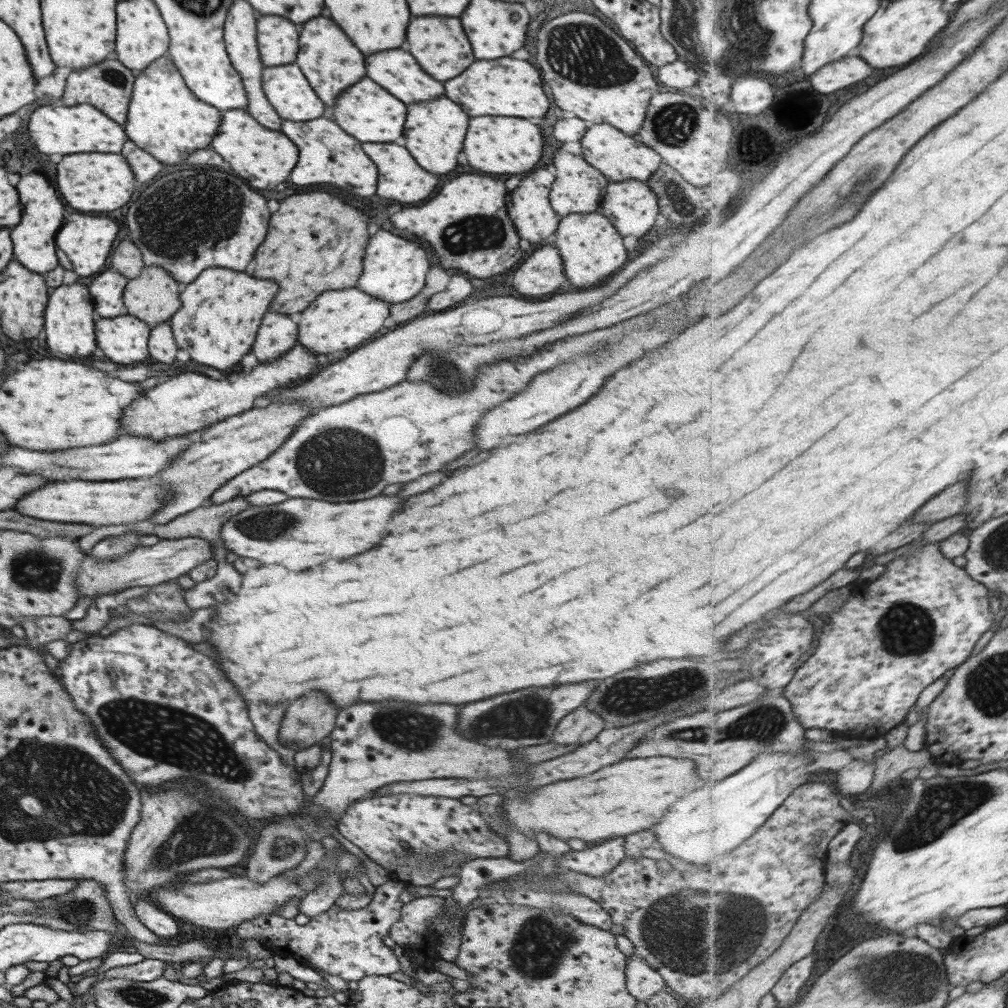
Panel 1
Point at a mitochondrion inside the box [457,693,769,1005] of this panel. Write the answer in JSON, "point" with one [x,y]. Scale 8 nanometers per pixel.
{"point":[541,945]}

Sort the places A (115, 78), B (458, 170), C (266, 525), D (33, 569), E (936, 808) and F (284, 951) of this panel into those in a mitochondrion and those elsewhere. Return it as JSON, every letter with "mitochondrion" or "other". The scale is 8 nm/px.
{"A":"mitochondrion","B":"other","C":"mitochondrion","D":"mitochondrion","E":"mitochondrion","F":"other"}

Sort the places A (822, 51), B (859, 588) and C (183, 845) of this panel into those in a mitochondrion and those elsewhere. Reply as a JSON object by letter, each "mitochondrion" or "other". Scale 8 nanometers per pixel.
{"A":"other","B":"other","C":"mitochondrion"}

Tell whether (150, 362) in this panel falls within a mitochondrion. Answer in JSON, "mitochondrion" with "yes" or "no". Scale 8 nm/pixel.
{"mitochondrion":"no"}

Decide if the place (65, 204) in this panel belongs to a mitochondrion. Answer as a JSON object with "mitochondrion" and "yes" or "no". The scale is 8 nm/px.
{"mitochondrion":"no"}

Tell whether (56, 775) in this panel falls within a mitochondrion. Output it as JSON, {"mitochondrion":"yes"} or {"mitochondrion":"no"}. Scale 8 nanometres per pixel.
{"mitochondrion":"yes"}

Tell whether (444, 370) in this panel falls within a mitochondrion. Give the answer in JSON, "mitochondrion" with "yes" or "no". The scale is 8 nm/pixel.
{"mitochondrion":"yes"}

